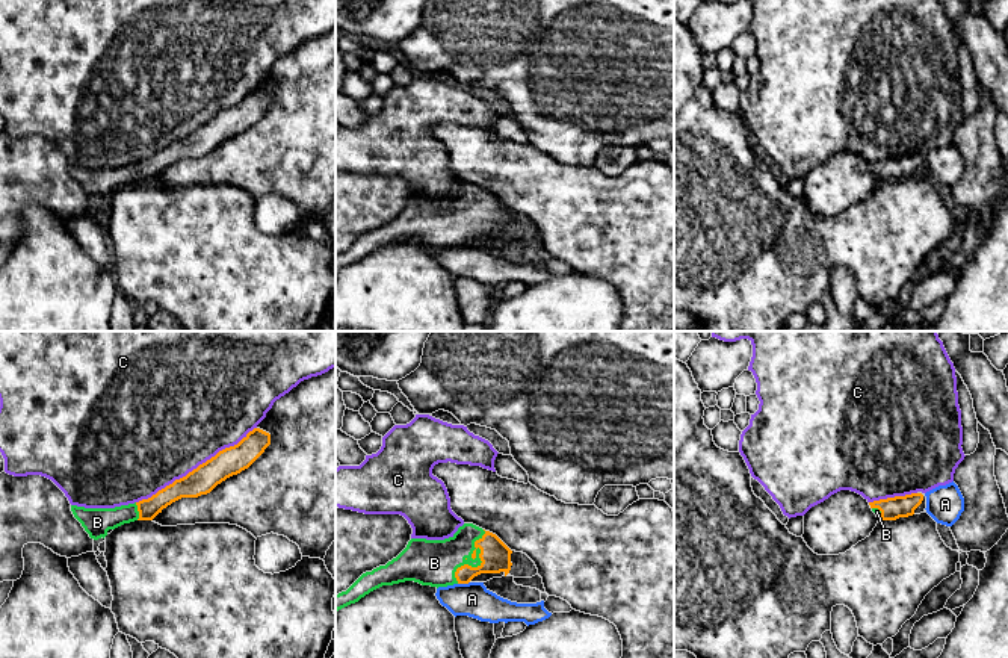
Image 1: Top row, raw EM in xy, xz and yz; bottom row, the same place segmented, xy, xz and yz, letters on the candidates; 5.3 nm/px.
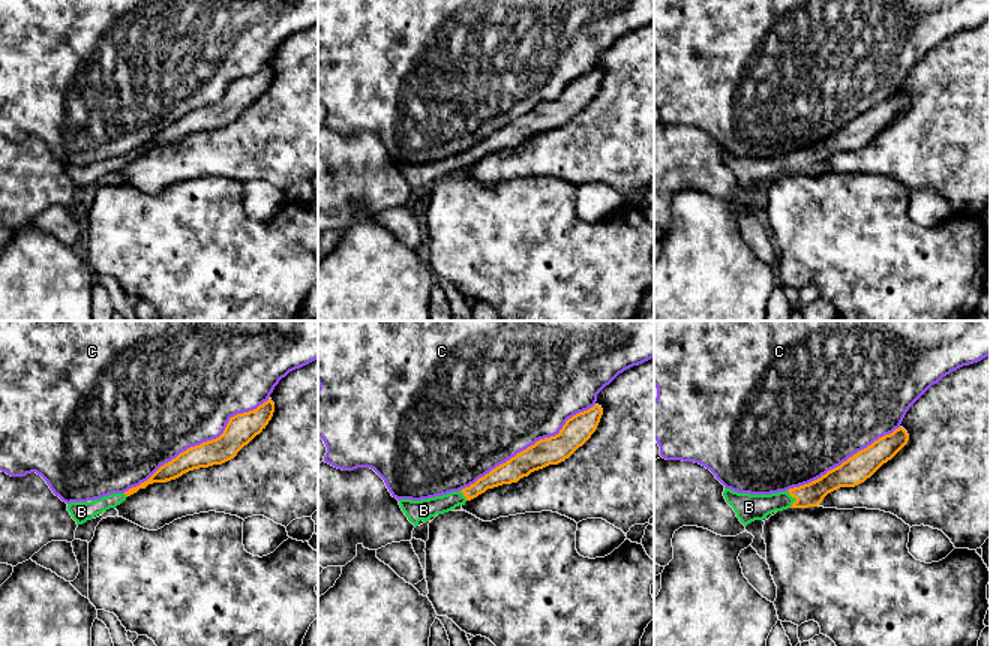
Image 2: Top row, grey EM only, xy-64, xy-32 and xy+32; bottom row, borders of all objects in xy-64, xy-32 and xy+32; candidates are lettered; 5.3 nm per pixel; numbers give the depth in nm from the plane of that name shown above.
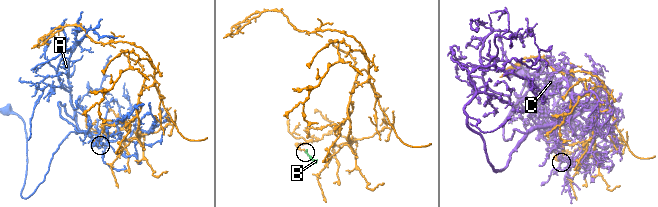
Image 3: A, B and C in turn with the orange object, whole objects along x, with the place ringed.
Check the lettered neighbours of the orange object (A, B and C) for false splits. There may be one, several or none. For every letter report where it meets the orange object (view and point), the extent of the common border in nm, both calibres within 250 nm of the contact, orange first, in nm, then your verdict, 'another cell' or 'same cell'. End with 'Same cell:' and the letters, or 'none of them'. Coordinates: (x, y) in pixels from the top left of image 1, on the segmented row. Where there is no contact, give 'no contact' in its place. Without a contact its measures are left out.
A: xz (463, 583) | 70 nm | 160/180 nm | another cell
B: xz (478, 566) | 320 nm | 160/240 nm | same cell
C: xy (197, 468) | 750 nm | 150/500 nm | another cell
Same cell: B

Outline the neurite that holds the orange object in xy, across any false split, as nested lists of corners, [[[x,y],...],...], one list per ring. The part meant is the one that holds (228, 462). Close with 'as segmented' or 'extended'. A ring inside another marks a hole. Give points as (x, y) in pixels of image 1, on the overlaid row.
[[[254,428],[237,445],[219,451],[186,476],[159,490],[148,499],[115,508],[85,508],[71,505],[74,517],[91,539],[98,540],[124,523],[153,520],[163,508],[181,498],[210,493],[227,478],[248,469],[271,445],[271,434]]] | extended

